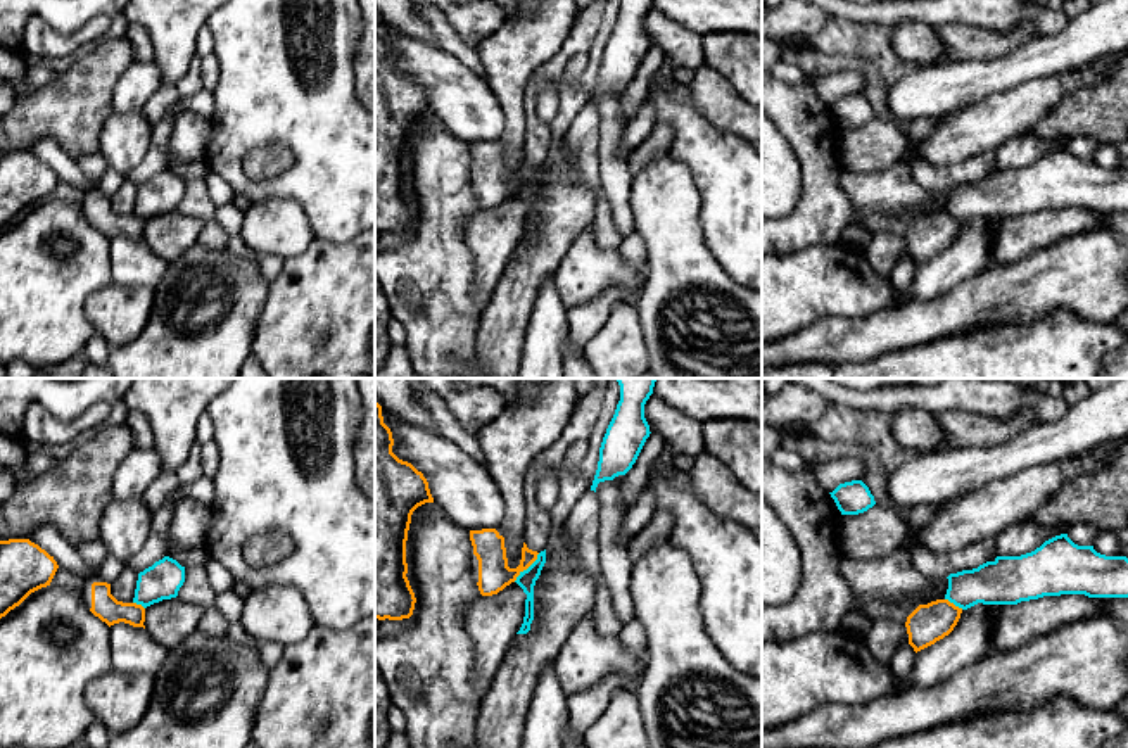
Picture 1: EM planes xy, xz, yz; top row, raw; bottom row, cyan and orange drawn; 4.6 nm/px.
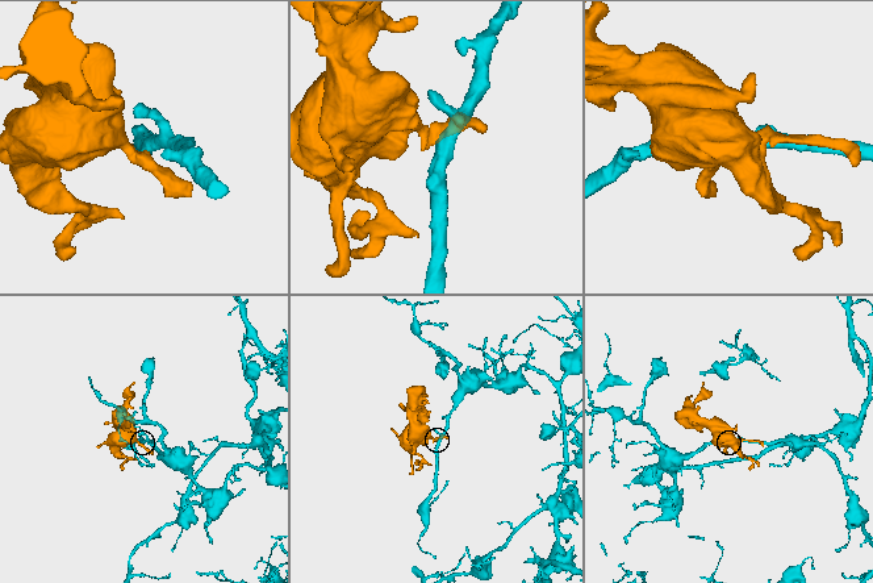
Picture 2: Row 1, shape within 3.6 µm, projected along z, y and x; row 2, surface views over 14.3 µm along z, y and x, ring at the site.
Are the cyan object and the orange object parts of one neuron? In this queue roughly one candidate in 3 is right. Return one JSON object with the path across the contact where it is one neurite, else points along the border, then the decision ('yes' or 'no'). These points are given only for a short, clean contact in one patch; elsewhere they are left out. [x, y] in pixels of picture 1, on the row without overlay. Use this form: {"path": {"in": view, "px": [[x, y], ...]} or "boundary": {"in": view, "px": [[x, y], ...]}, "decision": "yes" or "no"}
{"boundary": {"in": "xz", "px": [[539, 166], [513, 194]]}, "decision": "no"}

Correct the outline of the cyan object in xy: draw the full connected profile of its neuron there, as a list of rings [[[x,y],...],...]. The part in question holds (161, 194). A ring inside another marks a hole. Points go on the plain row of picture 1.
[[[164,169],[152,180],[138,187],[133,216],[143,221],[178,209],[185,195],[185,180],[176,173]]]

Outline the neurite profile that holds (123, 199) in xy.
[[[126,180],[114,193],[111,193],[111,207],[123,216],[133,216],[138,187]]]

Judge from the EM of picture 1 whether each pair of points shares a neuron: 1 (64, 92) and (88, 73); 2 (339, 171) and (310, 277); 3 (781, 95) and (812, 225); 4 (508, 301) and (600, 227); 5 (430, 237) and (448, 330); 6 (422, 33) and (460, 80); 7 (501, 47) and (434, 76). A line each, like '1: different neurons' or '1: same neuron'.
1: same neuron
2: different neurons
3: same neuron
4: different neurons
5: same neuron
6: different neurons
7: different neurons

